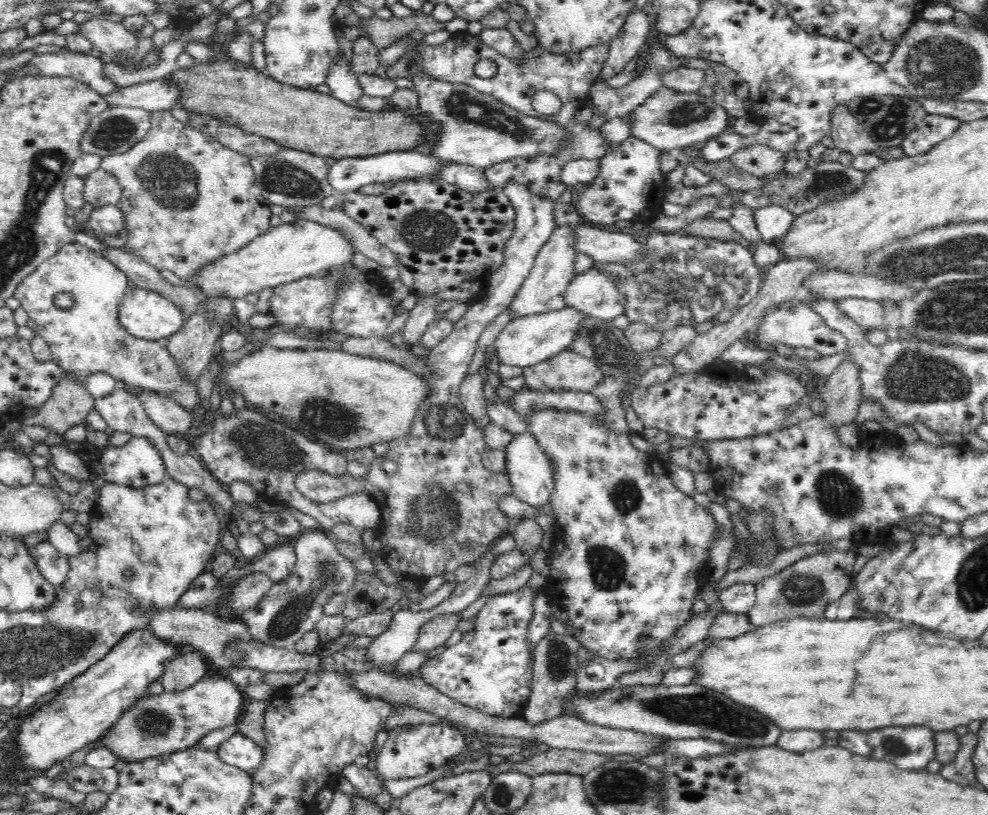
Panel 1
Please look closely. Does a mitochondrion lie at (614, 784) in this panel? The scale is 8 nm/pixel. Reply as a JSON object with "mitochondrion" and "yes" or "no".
{"mitochondrion":"yes"}

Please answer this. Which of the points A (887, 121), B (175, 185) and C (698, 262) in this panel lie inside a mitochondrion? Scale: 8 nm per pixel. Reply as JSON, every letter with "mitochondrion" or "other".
{"A":"mitochondrion","B":"mitochondrion","C":"mitochondrion"}

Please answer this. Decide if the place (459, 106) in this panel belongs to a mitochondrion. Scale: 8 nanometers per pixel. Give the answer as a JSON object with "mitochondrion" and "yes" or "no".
{"mitochondrion":"yes"}

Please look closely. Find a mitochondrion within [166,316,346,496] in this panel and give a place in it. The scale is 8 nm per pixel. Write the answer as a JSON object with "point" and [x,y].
{"point":[263,446]}

